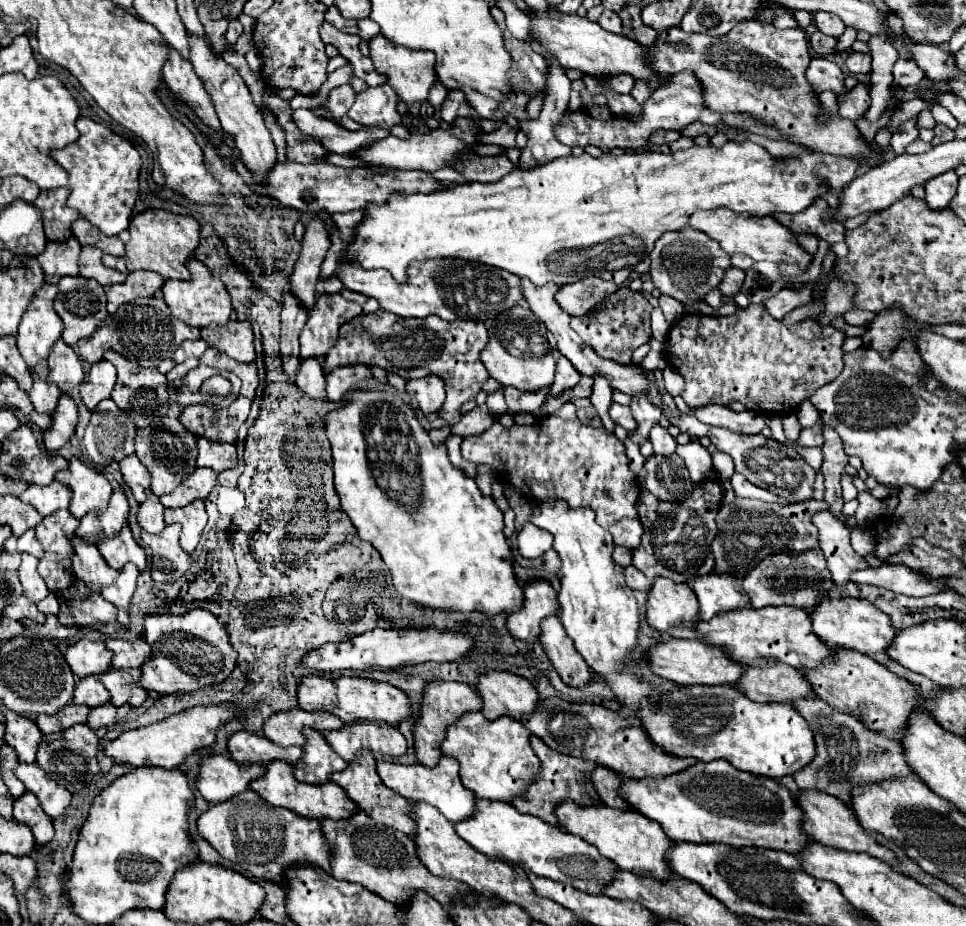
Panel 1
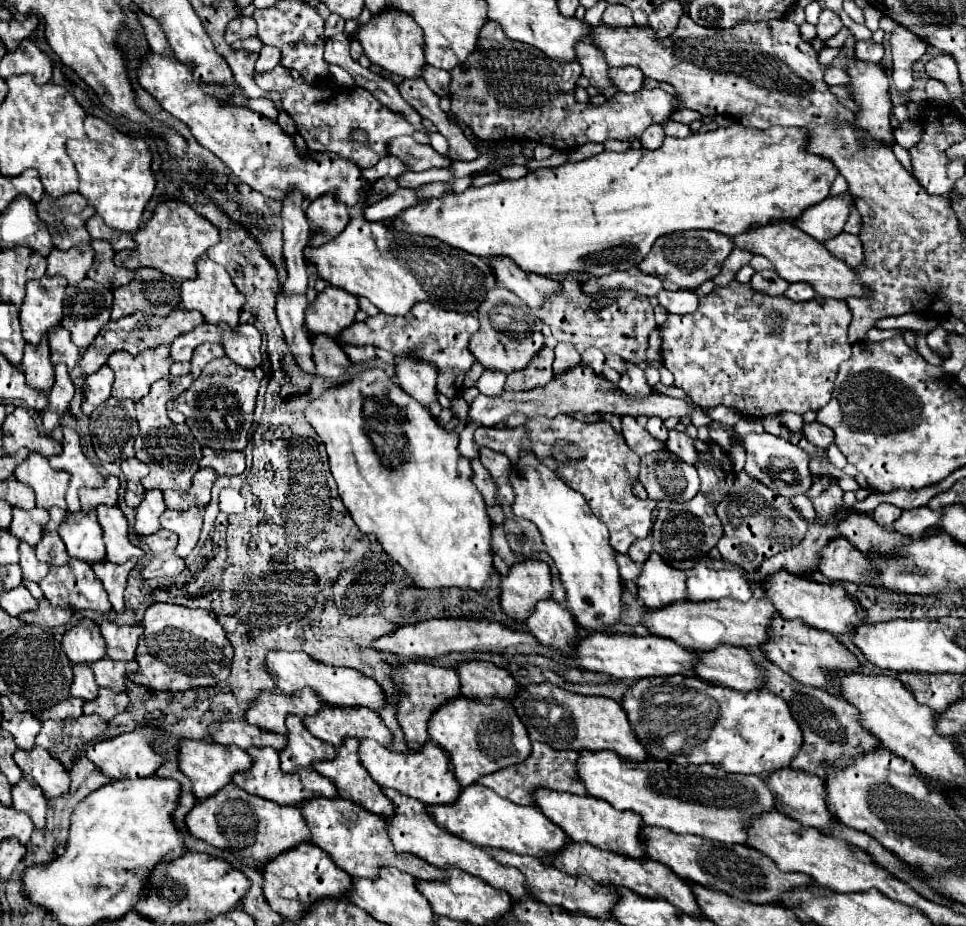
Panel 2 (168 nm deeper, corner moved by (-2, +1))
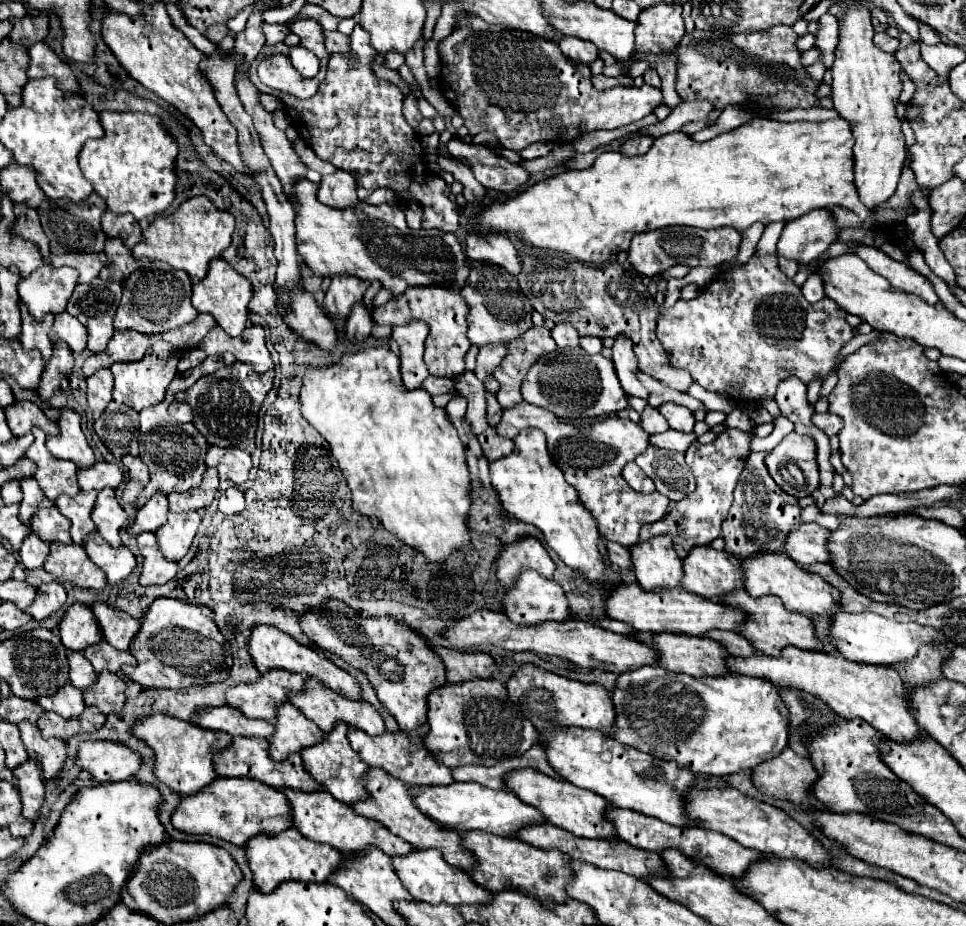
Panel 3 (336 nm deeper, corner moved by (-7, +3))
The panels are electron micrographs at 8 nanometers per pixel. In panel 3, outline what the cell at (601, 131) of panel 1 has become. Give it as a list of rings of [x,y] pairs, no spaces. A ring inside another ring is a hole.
[[[480,17],[458,19],[454,31],[438,43],[438,55],[442,61],[440,91],[456,107],[470,137],[490,131],[496,139],[512,151],[522,151],[534,141],[574,141],[582,133],[596,129],[618,129],[650,115],[662,103],[662,91],[650,85],[638,87],[612,87],[606,91],[594,89],[590,81],[590,67],[578,65],[564,57],[556,41],[542,41],[542,37],[530,37],[530,33],[518,33],[518,29],[502,29],[500,25],[486,25]]]

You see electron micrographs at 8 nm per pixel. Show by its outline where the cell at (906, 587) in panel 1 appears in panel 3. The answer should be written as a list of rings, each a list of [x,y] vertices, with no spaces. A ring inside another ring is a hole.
[[[798,523],[784,541],[784,551],[802,567],[818,561],[830,561],[826,549],[826,537],[830,535],[828,529],[820,527],[818,523]]]

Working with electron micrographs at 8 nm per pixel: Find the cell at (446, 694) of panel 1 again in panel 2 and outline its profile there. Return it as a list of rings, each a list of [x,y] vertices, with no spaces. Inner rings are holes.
[[[407,663],[403,667],[397,665],[393,669],[393,679],[397,683],[401,683],[401,697],[399,697],[397,717],[399,717],[399,725],[401,725],[403,733],[405,733],[405,741],[407,741],[409,749],[421,751],[421,747],[429,739],[427,723],[429,723],[433,711],[437,711],[437,707],[441,707],[443,703],[461,697],[459,675],[457,675],[455,669],[435,667],[431,663]]]

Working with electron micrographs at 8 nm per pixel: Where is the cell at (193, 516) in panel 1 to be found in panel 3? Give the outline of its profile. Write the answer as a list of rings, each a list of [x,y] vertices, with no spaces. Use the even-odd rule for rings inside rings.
[[[186,511],[186,513],[168,513],[168,521],[164,527],[156,531],[156,541],[160,545],[160,551],[168,561],[180,561],[198,531],[200,515],[198,511]]]

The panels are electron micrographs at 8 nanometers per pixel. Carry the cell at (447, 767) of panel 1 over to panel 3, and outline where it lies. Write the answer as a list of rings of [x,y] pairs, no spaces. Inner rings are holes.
[[[424,723],[422,727],[404,733],[404,731],[384,731],[378,737],[370,737],[368,733],[362,733],[360,729],[350,727],[350,745],[352,749],[362,757],[362,761],[366,761],[368,767],[380,767],[384,771],[388,771],[390,775],[394,775],[396,779],[400,779],[402,783],[406,783],[408,787],[420,787],[420,785],[450,785],[452,773],[446,765],[442,765],[442,761],[438,761],[422,743],[424,735],[428,731],[428,725]]]

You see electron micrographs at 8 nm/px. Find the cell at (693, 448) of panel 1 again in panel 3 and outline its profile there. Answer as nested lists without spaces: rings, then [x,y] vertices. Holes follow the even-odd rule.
[[[662,403],[658,407],[658,411],[666,417],[670,429],[676,429],[676,431],[692,431],[694,429],[694,415],[688,407],[684,405],[678,405],[678,403]]]

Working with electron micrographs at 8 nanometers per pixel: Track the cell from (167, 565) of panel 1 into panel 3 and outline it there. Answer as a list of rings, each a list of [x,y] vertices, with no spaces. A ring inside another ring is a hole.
[[[142,533],[142,535],[138,535],[136,539],[138,539],[140,555],[144,557],[144,561],[142,561],[142,573],[140,573],[140,585],[150,587],[150,585],[164,585],[164,583],[168,583],[168,581],[178,573],[178,563],[166,561],[166,559],[162,557],[162,553],[158,551],[158,543],[156,543],[154,533]]]

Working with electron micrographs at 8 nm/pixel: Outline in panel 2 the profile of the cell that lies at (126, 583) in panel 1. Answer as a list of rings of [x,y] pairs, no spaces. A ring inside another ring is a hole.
[[[129,559],[125,561],[123,565],[115,565],[115,563],[97,563],[93,565],[93,571],[95,575],[101,579],[107,595],[109,595],[109,601],[113,605],[113,609],[119,613],[123,611],[123,591],[125,591],[125,585],[127,585],[127,577],[129,573],[133,571],[133,567],[137,565],[137,559]]]

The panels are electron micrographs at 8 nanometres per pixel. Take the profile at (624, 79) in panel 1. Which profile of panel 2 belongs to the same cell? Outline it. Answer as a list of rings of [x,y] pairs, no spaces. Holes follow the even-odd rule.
[[[611,67],[611,79],[619,87],[619,91],[623,91],[623,93],[635,93],[637,89],[641,89],[645,77],[635,67],[621,67],[621,69]]]

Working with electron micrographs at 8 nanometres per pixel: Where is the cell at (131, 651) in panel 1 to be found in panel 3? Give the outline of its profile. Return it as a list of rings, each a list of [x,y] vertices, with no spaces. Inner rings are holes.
[[[96,601],[90,609],[94,611],[94,615],[96,615],[96,619],[98,619],[100,627],[102,627],[104,639],[110,645],[114,645],[116,649],[128,651],[128,645],[130,645],[132,637],[140,629],[140,623],[134,617],[130,617],[126,611],[110,607],[108,603]]]

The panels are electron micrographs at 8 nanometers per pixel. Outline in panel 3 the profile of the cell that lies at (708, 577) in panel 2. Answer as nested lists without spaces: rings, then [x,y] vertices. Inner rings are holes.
[[[698,545],[698,549],[692,549],[690,557],[682,561],[684,577],[680,587],[708,599],[720,599],[726,593],[744,589],[742,571],[736,561],[740,559],[726,551],[716,551],[710,545]]]

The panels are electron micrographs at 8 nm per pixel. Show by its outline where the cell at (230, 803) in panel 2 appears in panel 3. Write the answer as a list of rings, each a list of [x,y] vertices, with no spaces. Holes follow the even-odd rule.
[[[222,779],[206,785],[206,789],[196,795],[186,795],[180,799],[178,807],[172,813],[172,825],[178,831],[192,835],[212,835],[234,845],[244,845],[250,837],[258,833],[276,835],[292,827],[290,805],[284,793],[270,789],[254,779]]]

